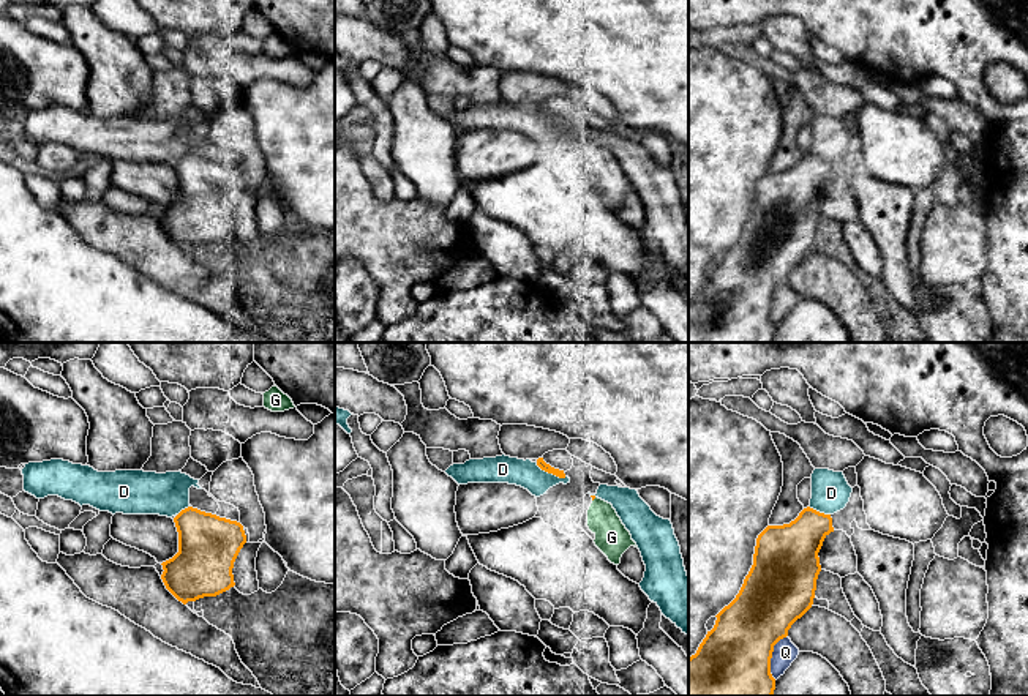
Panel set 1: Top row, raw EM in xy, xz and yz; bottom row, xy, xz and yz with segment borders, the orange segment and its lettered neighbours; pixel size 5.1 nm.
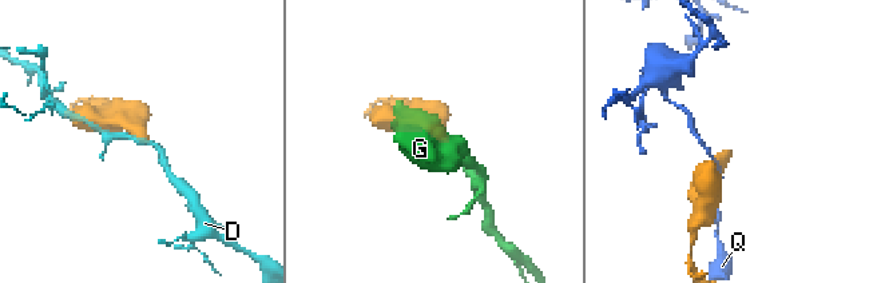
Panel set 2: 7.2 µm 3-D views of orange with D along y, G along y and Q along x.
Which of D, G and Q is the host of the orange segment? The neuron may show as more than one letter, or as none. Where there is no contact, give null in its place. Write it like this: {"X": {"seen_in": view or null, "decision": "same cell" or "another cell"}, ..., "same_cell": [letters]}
{"D": {"seen_in": "xz", "decision": "another cell"}, "G": {"seen_in": null, "decision": "same cell"}, "Q": {"seen_in": "yz", "decision": "another cell"}, "same_cell": ["G"]}

